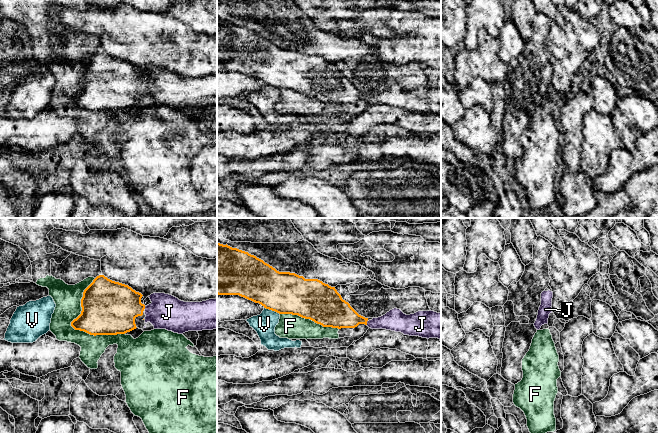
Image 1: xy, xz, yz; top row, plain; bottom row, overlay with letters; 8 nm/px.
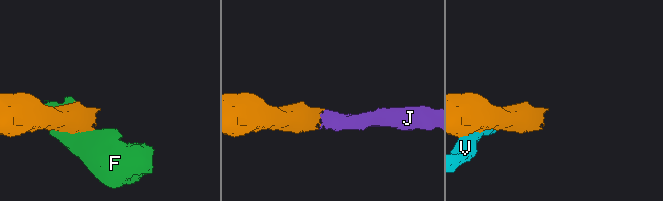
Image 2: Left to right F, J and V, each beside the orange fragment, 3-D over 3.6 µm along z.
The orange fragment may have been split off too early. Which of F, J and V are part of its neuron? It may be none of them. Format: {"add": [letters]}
{"add": ["J"]}

